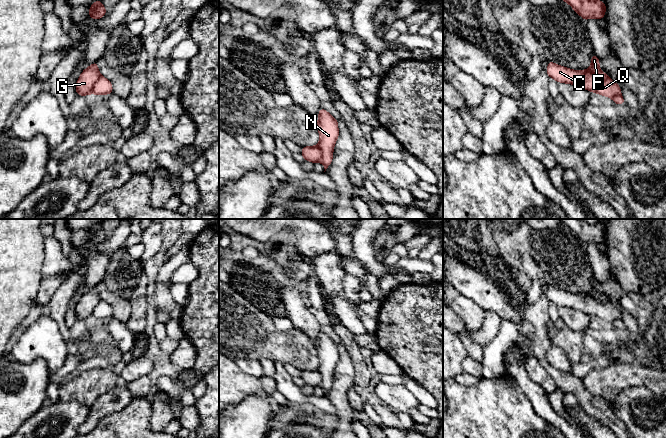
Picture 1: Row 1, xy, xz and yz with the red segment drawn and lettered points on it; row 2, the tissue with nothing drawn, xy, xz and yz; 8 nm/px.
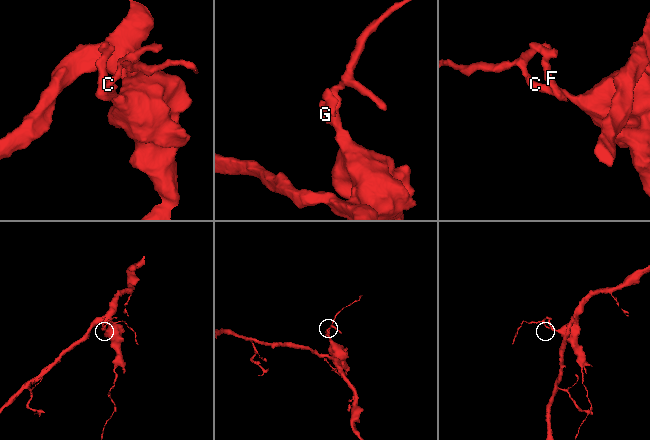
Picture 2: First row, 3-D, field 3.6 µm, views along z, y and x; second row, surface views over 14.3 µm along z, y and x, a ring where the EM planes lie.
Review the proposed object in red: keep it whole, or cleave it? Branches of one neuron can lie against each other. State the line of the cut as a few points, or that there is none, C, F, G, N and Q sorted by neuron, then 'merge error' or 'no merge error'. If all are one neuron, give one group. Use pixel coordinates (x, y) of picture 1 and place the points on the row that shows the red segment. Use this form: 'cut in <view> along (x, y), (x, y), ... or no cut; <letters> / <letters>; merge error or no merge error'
cut in yz along (588, 70), (600, 78), (608, 76); C N Q / F G; merge error

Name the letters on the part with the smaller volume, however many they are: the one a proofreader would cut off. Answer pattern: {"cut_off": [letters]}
{"cut_off": ["F", "G"]}

